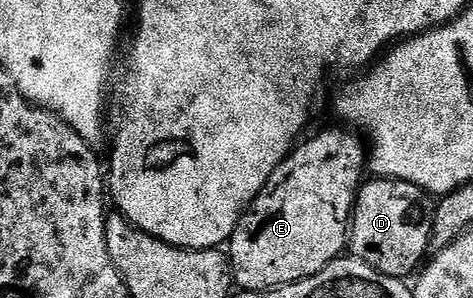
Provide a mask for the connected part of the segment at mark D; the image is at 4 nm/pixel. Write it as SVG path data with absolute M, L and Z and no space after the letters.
M375 177L364 180L355 200L355 212L351 214L350 256L365 262L366 265L372 265L377 271L390 277L410 278L410 273L414 274L428 260L429 252L432 250L431 236L433 235L435 206L436 202L433 200L432 194L426 193L425 190L413 183L397 181L393 177Z

